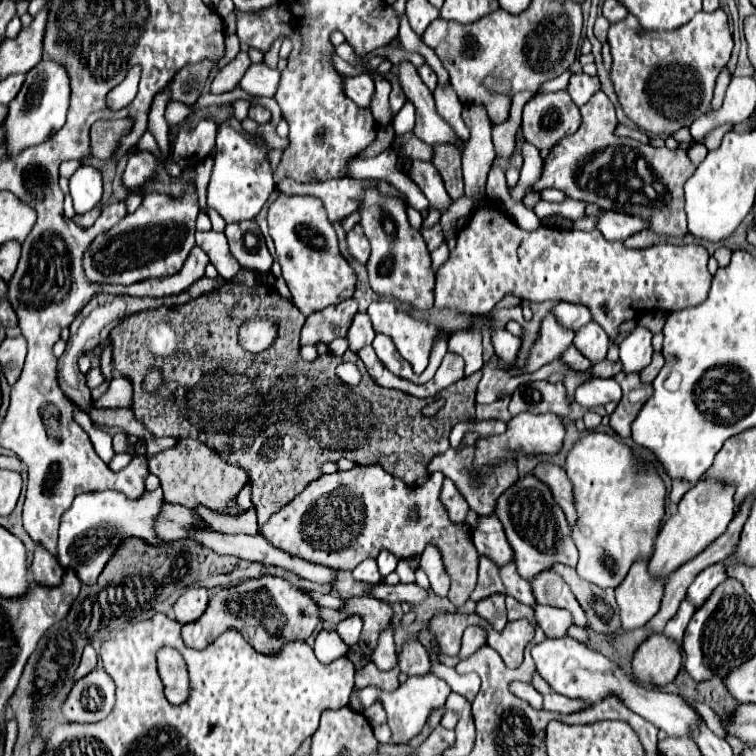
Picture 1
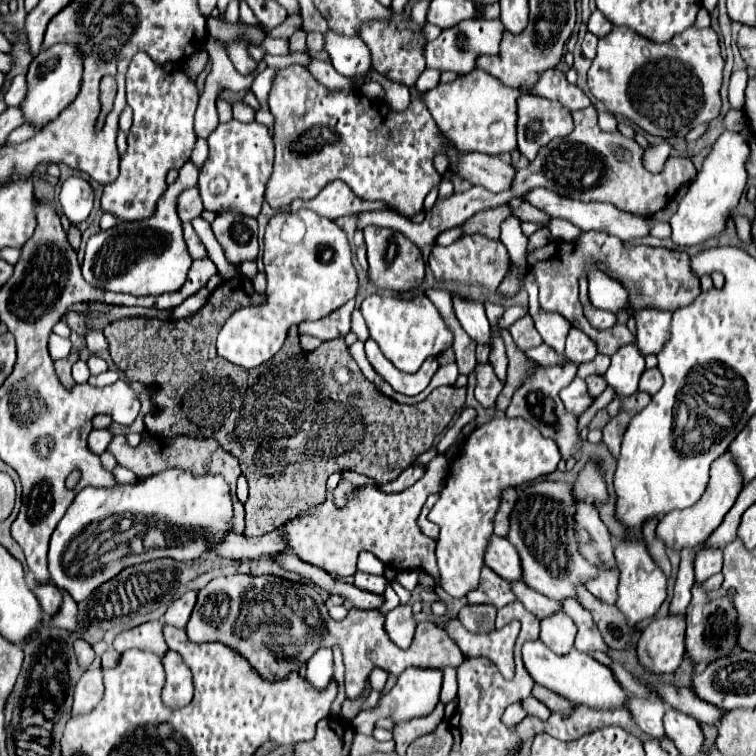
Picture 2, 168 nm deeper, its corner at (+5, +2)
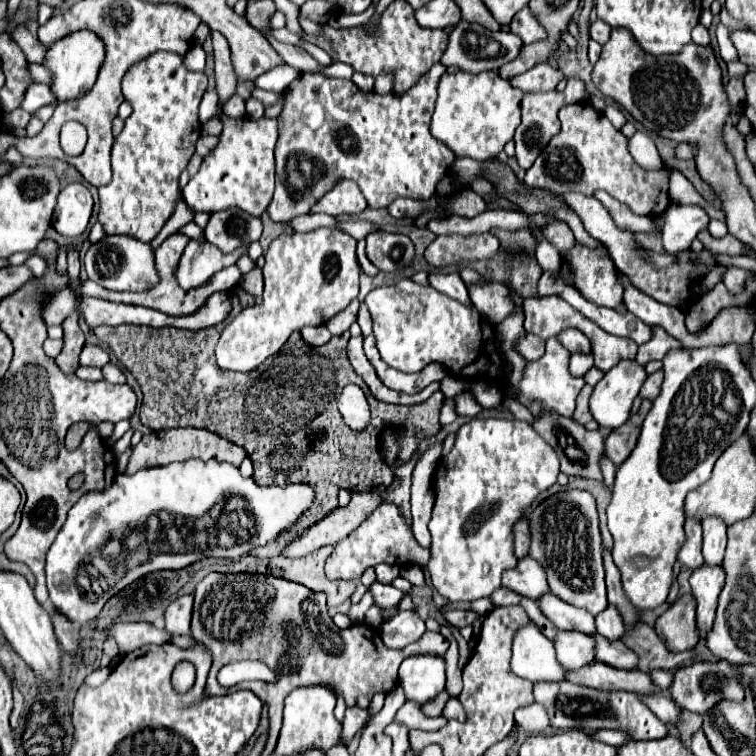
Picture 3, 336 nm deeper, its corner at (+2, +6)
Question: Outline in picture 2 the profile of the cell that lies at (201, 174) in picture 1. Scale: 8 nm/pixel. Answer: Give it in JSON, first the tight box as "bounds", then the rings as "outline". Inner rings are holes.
{"bounds":[178,186,202,222],"outline":[[[198,186],[186,190],[180,194],[178,198],[178,216],[182,222],[190,222],[194,220],[196,216],[200,216],[202,212],[202,202],[200,202],[200,192],[198,192]]]}

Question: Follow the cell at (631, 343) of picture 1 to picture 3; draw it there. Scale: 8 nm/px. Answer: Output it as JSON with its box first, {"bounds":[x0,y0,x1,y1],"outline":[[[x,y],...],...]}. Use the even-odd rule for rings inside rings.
{"bounds":[589,362,645,430],"outline":[[[619,362],[595,386],[589,410],[599,428],[617,430],[631,416],[631,404],[645,382],[645,368],[637,362]]]}

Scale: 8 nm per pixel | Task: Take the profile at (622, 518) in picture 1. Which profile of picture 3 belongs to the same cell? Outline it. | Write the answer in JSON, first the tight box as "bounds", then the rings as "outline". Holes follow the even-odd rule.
{"bounds":[597,606,625,642],"outline":[[[607,606],[597,618],[597,632],[607,638],[609,642],[615,642],[615,640],[621,640],[623,634],[625,634],[625,628],[623,628],[623,622],[621,622],[621,614],[617,612],[615,606]]]}

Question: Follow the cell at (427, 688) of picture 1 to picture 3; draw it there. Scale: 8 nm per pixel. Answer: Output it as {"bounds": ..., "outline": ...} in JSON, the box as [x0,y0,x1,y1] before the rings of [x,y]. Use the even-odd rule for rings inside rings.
{"bounds":[399,656,445,704],"outline":[[[409,656],[399,668],[399,684],[407,700],[425,704],[445,690],[445,662],[441,656]]]}

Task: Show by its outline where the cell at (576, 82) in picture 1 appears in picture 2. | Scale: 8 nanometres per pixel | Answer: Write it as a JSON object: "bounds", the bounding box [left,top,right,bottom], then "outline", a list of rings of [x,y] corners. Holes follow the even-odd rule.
{"bounds":[530,68,590,112],"outline":[[[558,68],[546,70],[540,76],[540,80],[530,88],[530,94],[556,100],[562,106],[566,106],[570,112],[590,106],[590,98],[576,84],[568,84],[564,72]]]}

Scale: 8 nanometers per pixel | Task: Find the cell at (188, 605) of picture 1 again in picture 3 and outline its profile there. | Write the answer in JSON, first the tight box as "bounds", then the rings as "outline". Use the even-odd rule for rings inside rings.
{"bounds":[165,596,193,636],"outline":[[[181,596],[167,606],[167,610],[165,610],[165,630],[171,636],[189,634],[189,630],[191,630],[189,628],[191,608],[193,608],[193,596]]]}

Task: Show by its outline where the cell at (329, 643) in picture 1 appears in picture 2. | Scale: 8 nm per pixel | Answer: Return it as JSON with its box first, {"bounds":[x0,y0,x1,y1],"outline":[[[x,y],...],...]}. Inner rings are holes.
{"bounds":[306,648,332,688],"outline":[[[320,648],[314,652],[314,656],[308,660],[306,678],[314,688],[326,688],[332,680],[332,650]]]}

